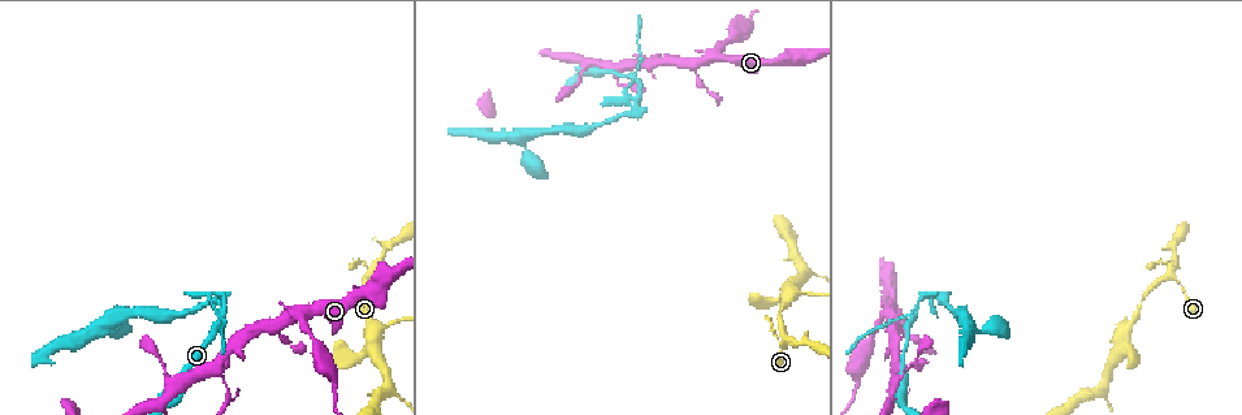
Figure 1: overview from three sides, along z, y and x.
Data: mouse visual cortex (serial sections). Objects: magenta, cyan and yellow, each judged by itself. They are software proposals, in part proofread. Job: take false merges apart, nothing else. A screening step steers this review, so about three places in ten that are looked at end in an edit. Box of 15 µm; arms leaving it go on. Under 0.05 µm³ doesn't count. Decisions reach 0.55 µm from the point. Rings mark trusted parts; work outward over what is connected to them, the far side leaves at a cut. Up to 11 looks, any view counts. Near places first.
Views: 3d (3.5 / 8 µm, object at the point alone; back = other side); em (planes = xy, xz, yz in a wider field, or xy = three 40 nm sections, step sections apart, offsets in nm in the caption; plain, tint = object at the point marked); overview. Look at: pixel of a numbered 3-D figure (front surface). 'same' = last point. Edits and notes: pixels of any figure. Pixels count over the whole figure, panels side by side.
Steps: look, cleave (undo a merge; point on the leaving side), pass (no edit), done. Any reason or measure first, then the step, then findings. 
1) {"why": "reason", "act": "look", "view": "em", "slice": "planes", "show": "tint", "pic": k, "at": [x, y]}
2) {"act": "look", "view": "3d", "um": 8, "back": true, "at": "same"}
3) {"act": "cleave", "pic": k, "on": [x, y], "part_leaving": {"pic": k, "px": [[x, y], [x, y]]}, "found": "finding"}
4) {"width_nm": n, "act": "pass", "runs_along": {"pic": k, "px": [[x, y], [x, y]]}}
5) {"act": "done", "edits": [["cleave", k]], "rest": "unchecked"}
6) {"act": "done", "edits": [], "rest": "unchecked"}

{"why": "arms part here", "act": "look", "view": "3d", "um": 3.5, "pic": 1, "at": [713, 58]}

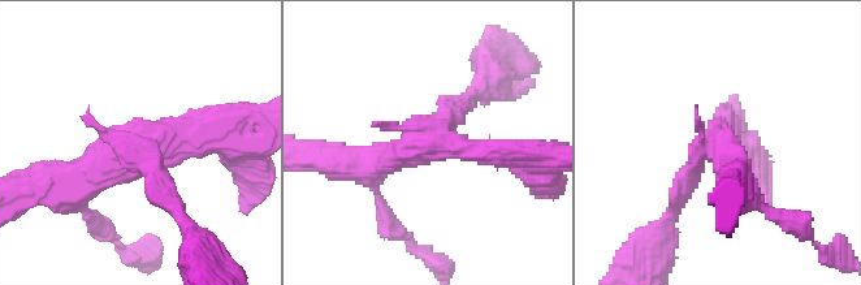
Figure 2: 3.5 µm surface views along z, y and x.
{"why": "need the tissue", "act": "look", "view": "em", "slice": "xy", "step": 5, "show": "tint", "pic": 2, "at": [719, 146]}

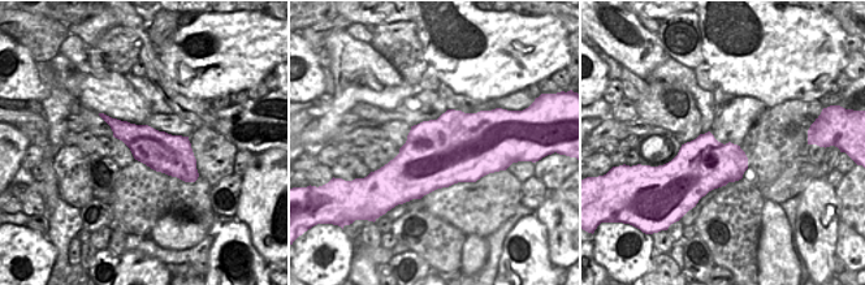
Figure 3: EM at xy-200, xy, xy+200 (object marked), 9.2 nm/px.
{"width_nm": 650, "act": "pass", "runs_along": {"pic": 2, "px": [[225, 135], [154, 135], [65, 188]]}, "found": "all the same cell"}

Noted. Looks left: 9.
{"why": "narrows sharply", "act": "look", "view": "3d", "um": 3.5, "pic": 1, "at": [616, 70]}

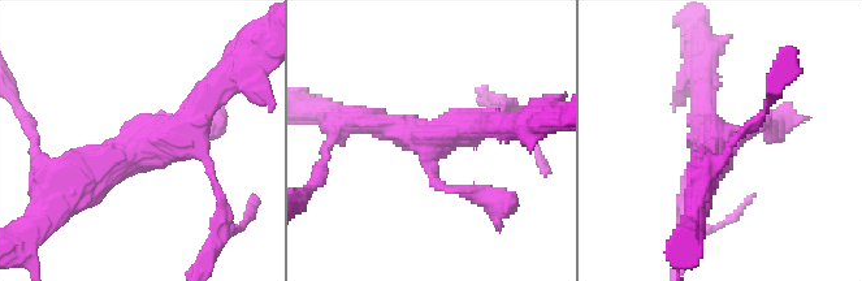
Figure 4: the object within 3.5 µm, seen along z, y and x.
{"act": "look", "view": "em", "slice": "planes", "show": "tint", "pic": 4, "at": [144, 140]}

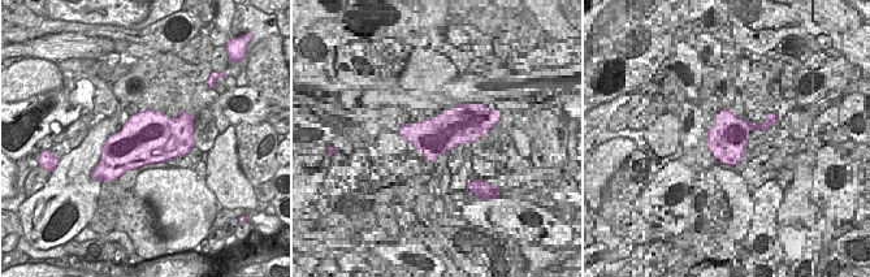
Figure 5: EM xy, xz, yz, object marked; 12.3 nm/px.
{"width_nm": 650, "act": "pass", "runs_along": {"pic": 4, "px": [[215, 94], [78, 190]]}, "found": "all the same cell"}

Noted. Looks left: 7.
{"why": "sharp bend", "act": "look", "view": "3d", "um": 3.5, "pic": 1, "at": [1171, 274]}

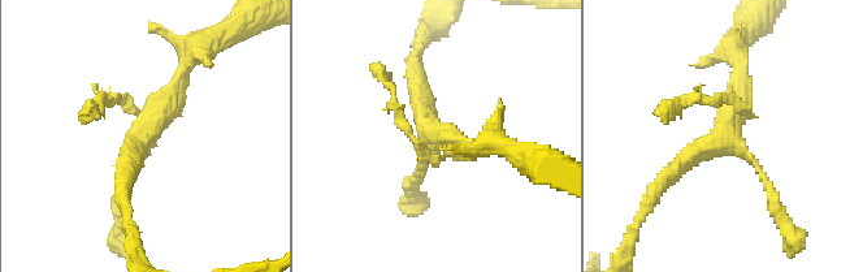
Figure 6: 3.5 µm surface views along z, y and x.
{"why": "need the tissue", "act": "look", "view": "em", "slice": "xy", "step": 3, "show": "tint", "pic": 6, "at": [139, 139]}

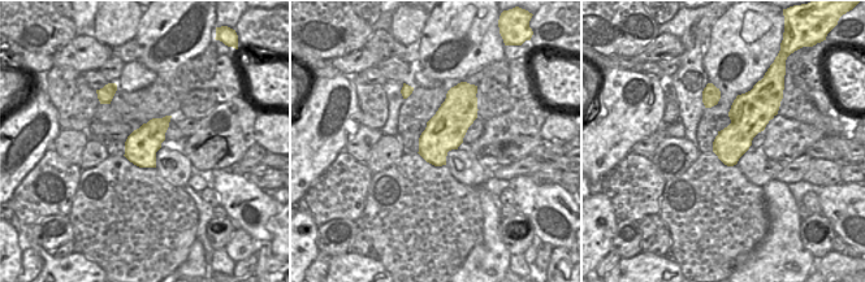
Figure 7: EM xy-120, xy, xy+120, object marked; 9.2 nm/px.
{"act": "pass", "found": "all the same cell"}

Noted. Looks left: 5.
{"why": "abrupt turn", "act": "look", "view": "3d", "um": 8, "pic": 1, "at": [1120, 335]}

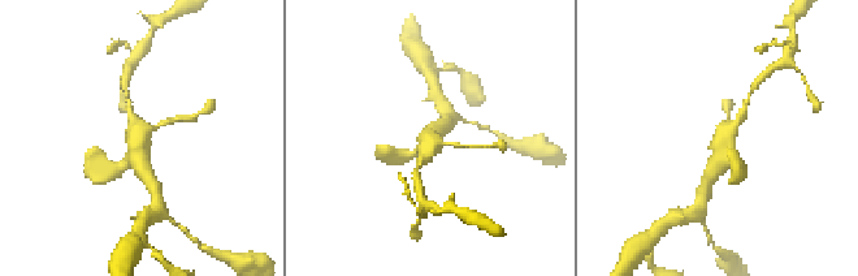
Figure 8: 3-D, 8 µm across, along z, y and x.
{"act": "look", "view": "3d", "um": 3.5, "pic": 8, "at": [427, 137]}

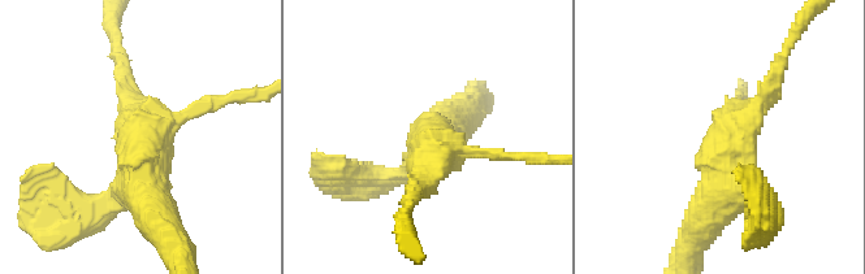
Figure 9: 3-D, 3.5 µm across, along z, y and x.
{"arms": 4, "arm_widths_nm": [200, 250, 300, 450], "why": "now the EM", "act": "look", "view": "em", "slice": "planes", "show": "tint", "pic": 9, "at": [728, 148]}

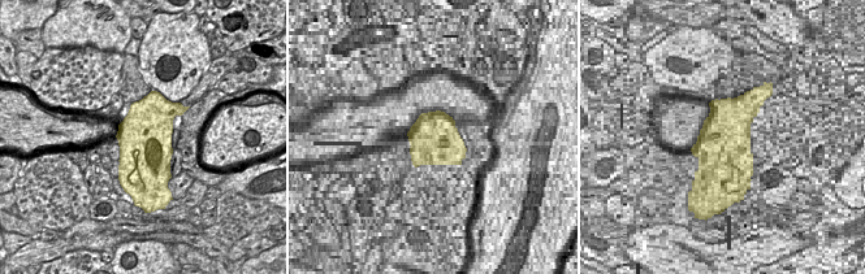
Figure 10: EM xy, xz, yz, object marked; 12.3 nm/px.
{"act": "pass", "runs_along": {"pic": 9, "px": [[766, 95], [692, 243]]}, "found": "all the same cell"}

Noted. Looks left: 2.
{"act": "done", "edits": [], "rest": "unchecked"}

